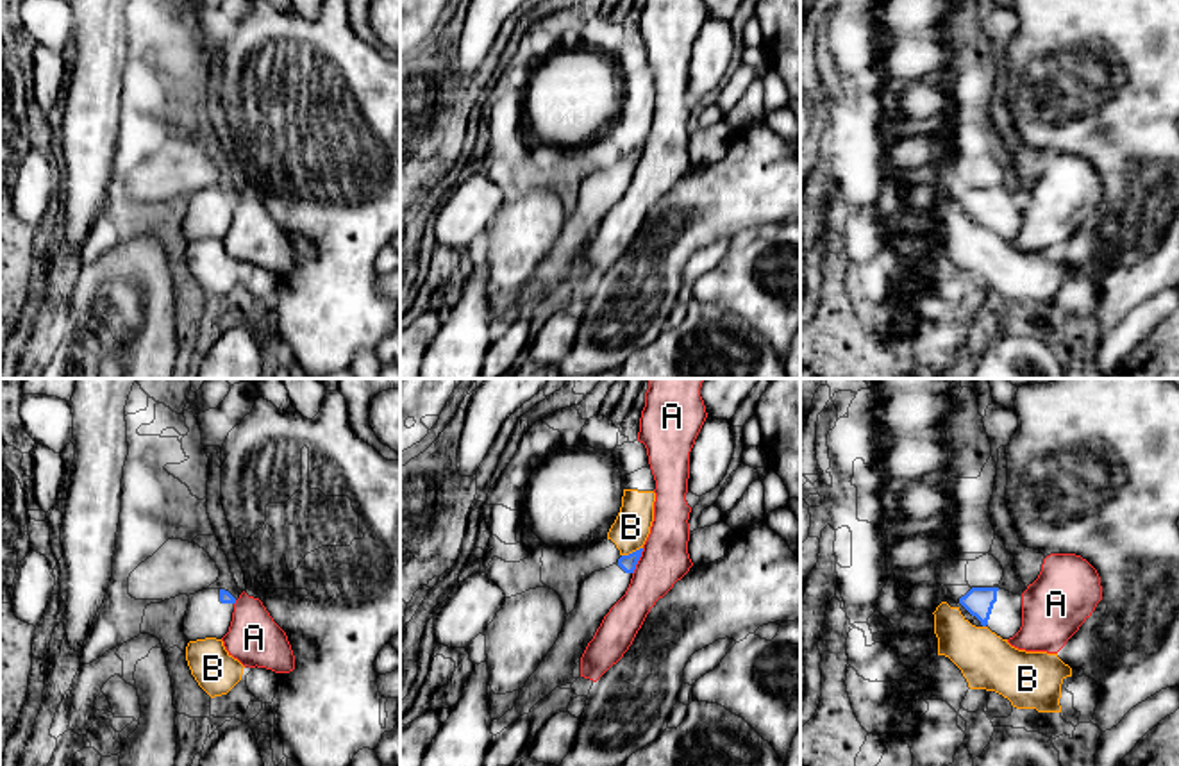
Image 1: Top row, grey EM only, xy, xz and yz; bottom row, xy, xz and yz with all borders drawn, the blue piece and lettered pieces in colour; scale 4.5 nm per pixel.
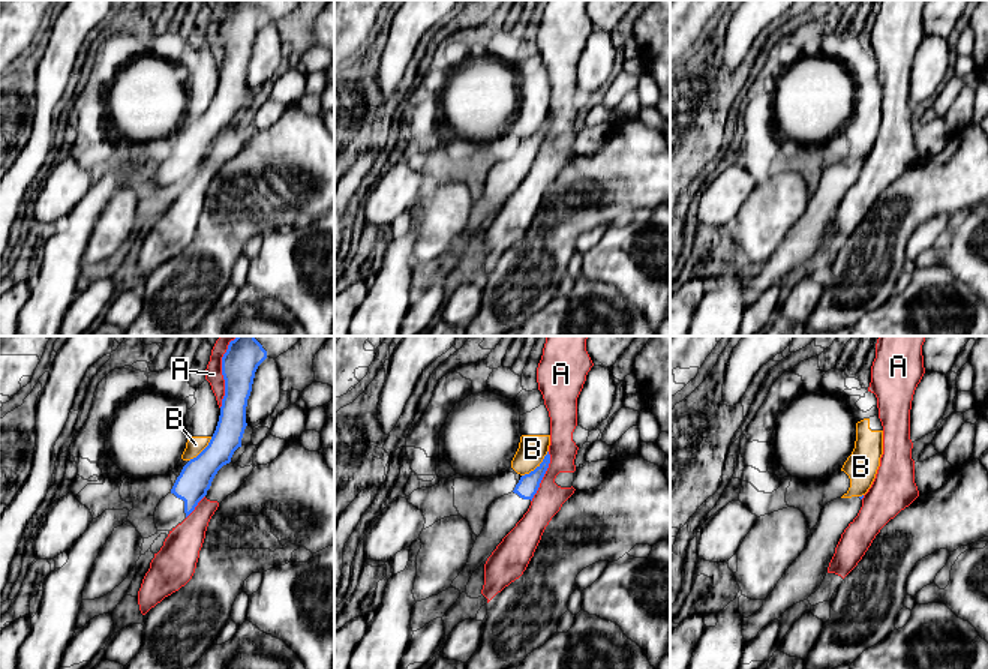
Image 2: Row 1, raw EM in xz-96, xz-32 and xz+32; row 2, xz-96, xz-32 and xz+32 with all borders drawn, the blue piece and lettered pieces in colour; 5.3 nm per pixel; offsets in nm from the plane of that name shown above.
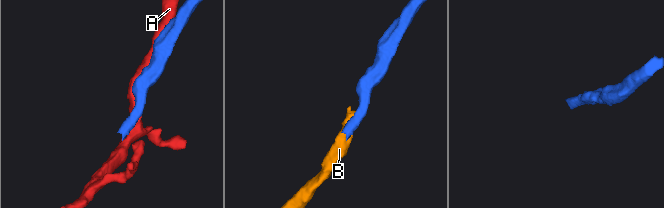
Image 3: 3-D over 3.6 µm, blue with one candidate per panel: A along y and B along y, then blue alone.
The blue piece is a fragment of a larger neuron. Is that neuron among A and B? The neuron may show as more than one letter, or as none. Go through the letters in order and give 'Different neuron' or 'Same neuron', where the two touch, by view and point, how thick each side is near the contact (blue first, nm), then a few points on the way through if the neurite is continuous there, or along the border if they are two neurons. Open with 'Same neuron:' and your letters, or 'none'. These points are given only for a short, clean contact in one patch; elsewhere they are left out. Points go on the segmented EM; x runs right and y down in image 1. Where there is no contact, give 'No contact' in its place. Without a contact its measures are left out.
Same neuron: none
A: Different neuron. Touches blue at xz (638, 559). Thickness 80 nm (blue) against 220 nm
B: Different neuron. Touches blue at xz (633, 552). Thickness 80 nm (blue) against 160 nm. Boundary: xz (642, 547), (622, 556)

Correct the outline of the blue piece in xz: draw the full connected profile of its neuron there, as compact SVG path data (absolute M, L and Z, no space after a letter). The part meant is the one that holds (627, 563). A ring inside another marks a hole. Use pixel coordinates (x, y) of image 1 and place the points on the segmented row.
M643 548L629 555L622 555L616 564L591 573L581 584L575 609L566 616L556 645L520 689L516 705L500 720L491 721L493 736L500 734L520 716L529 714L531 709L556 687L573 684L577 680L572 675L573 668L581 661L604 616L625 595L641 552Z

